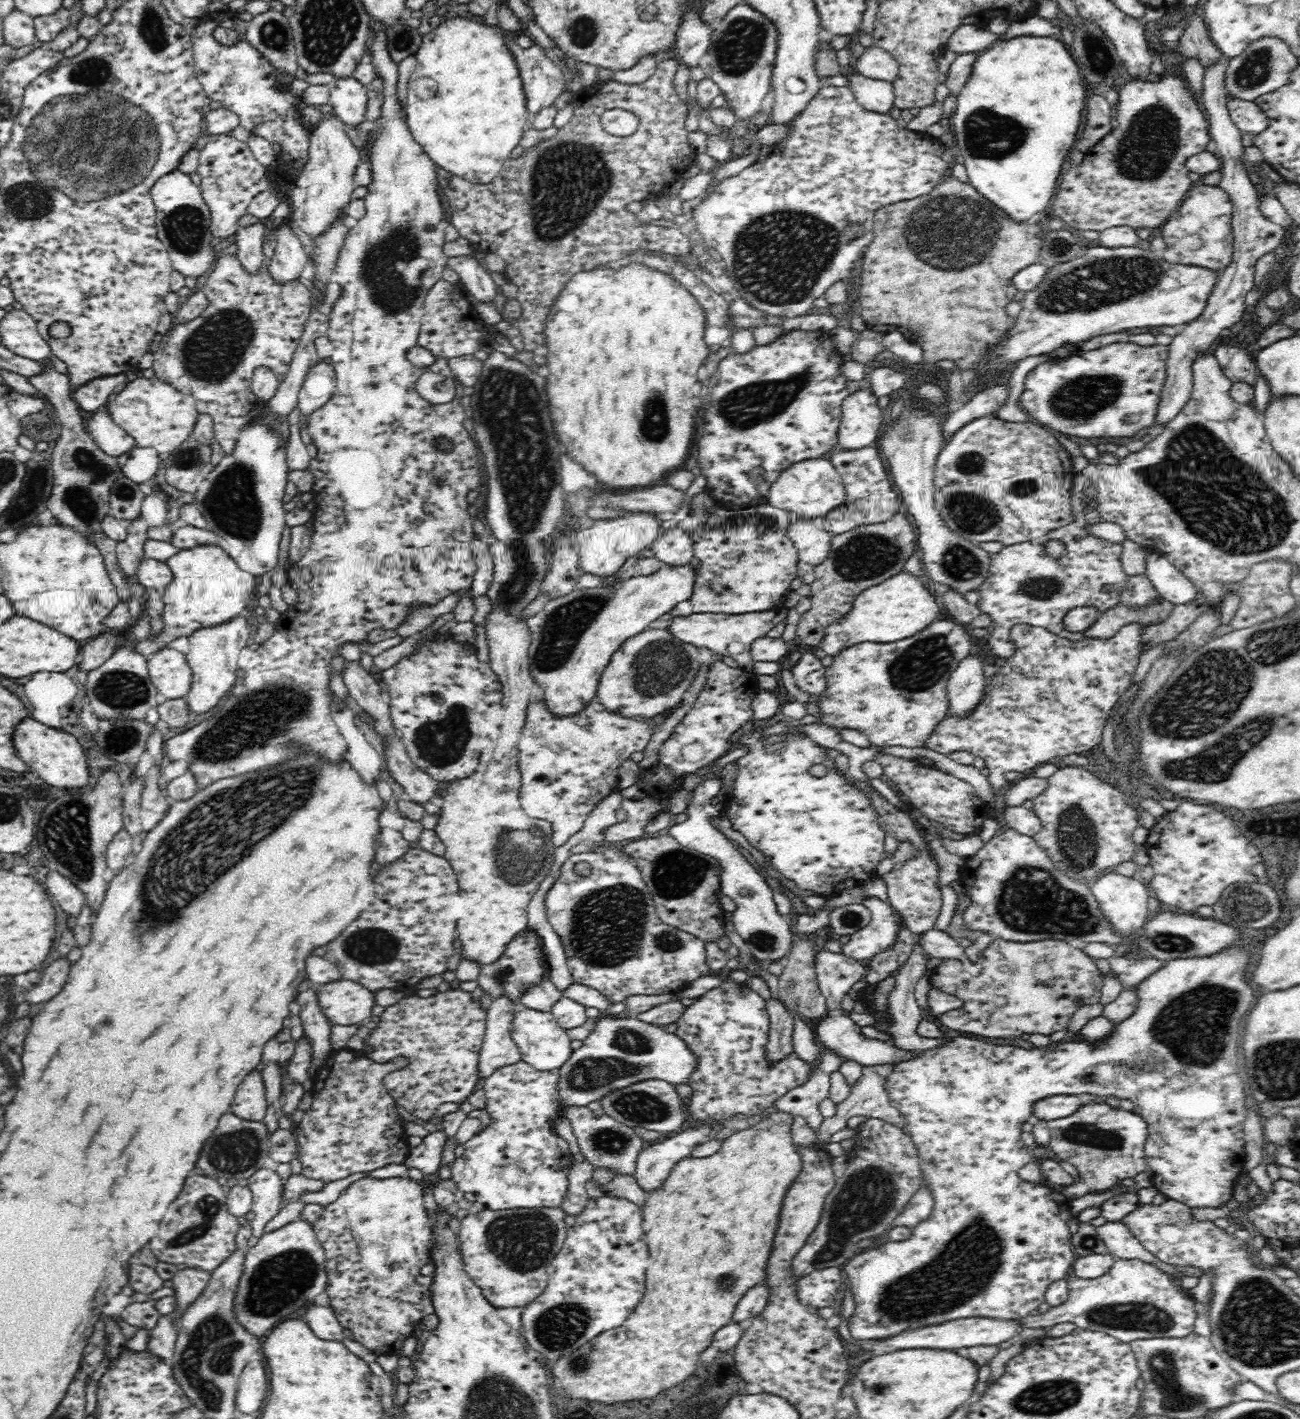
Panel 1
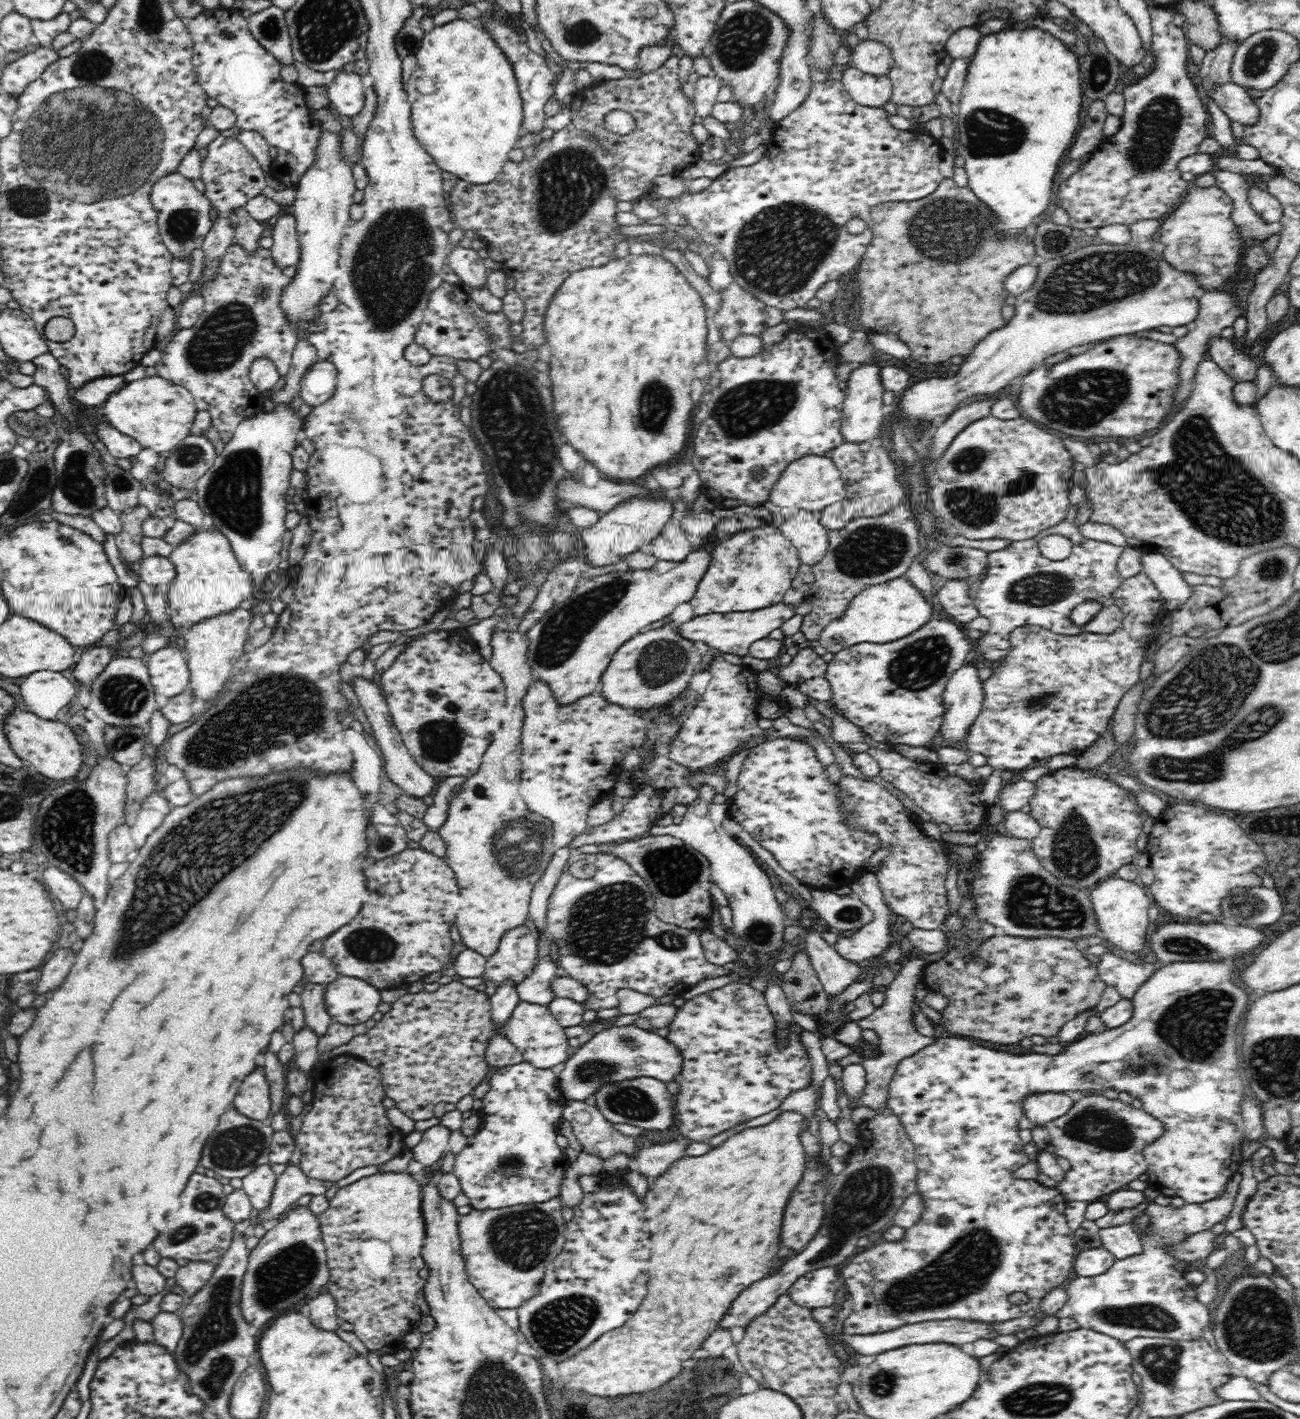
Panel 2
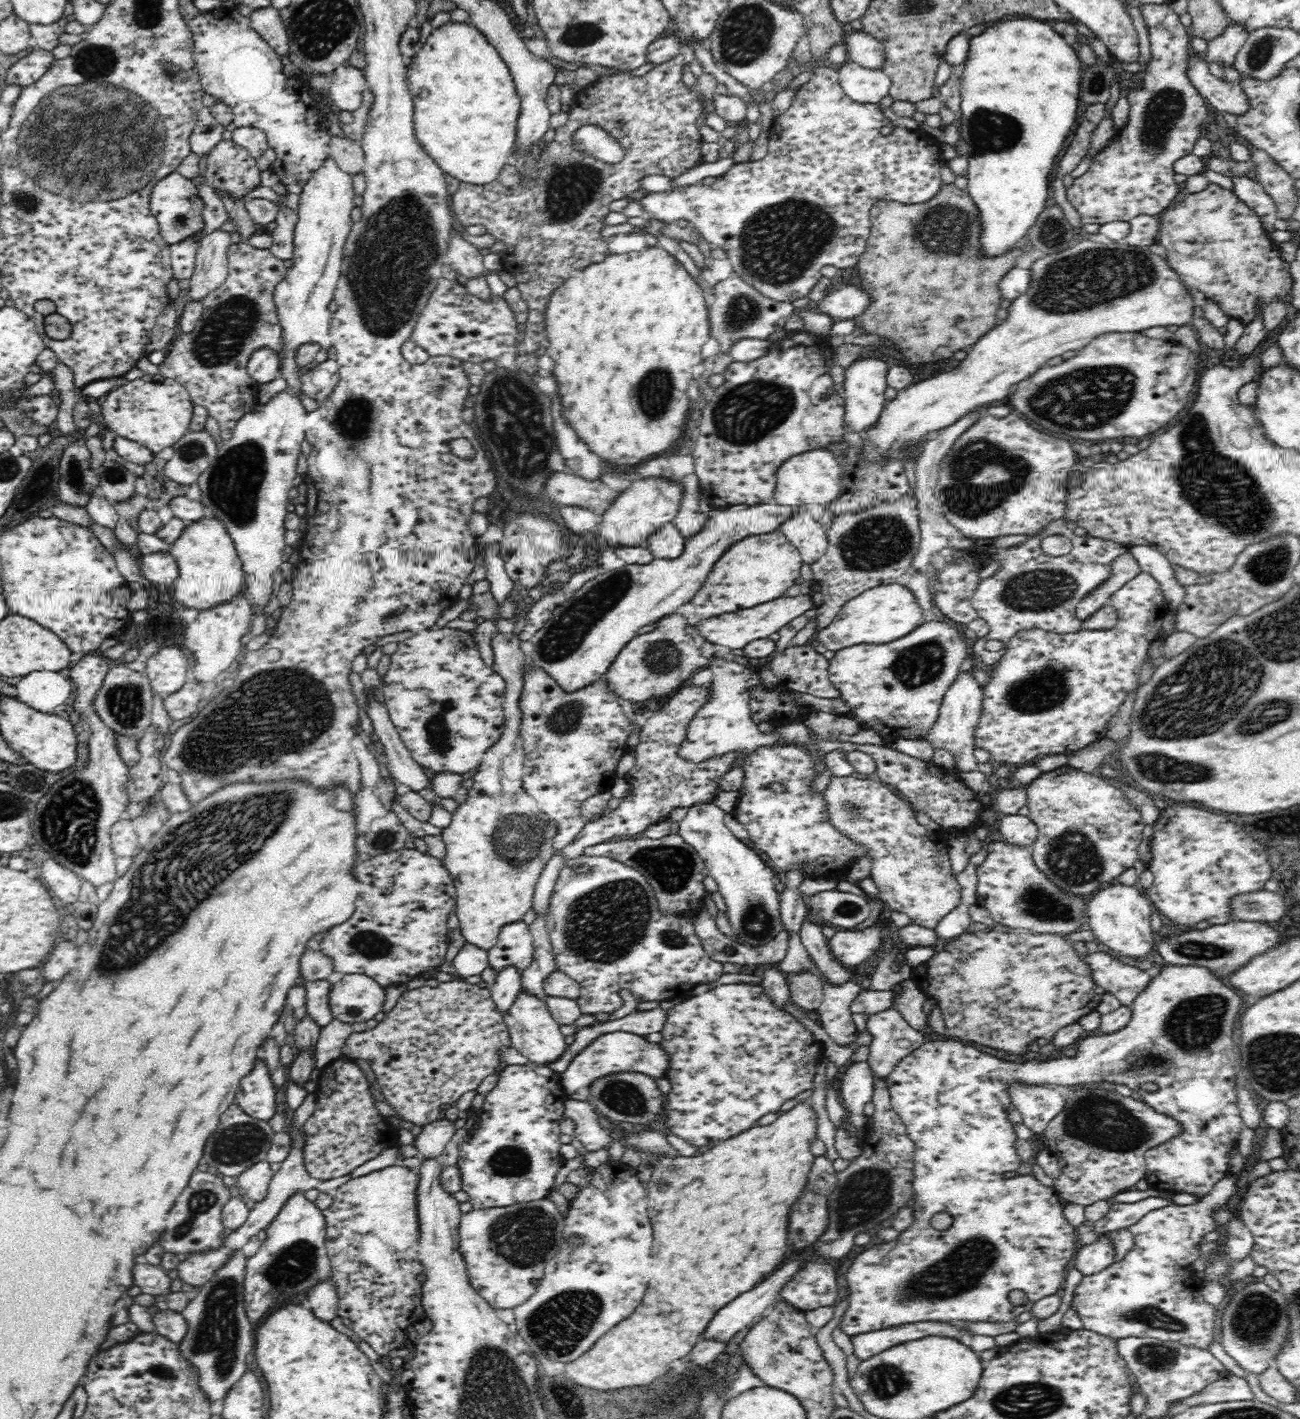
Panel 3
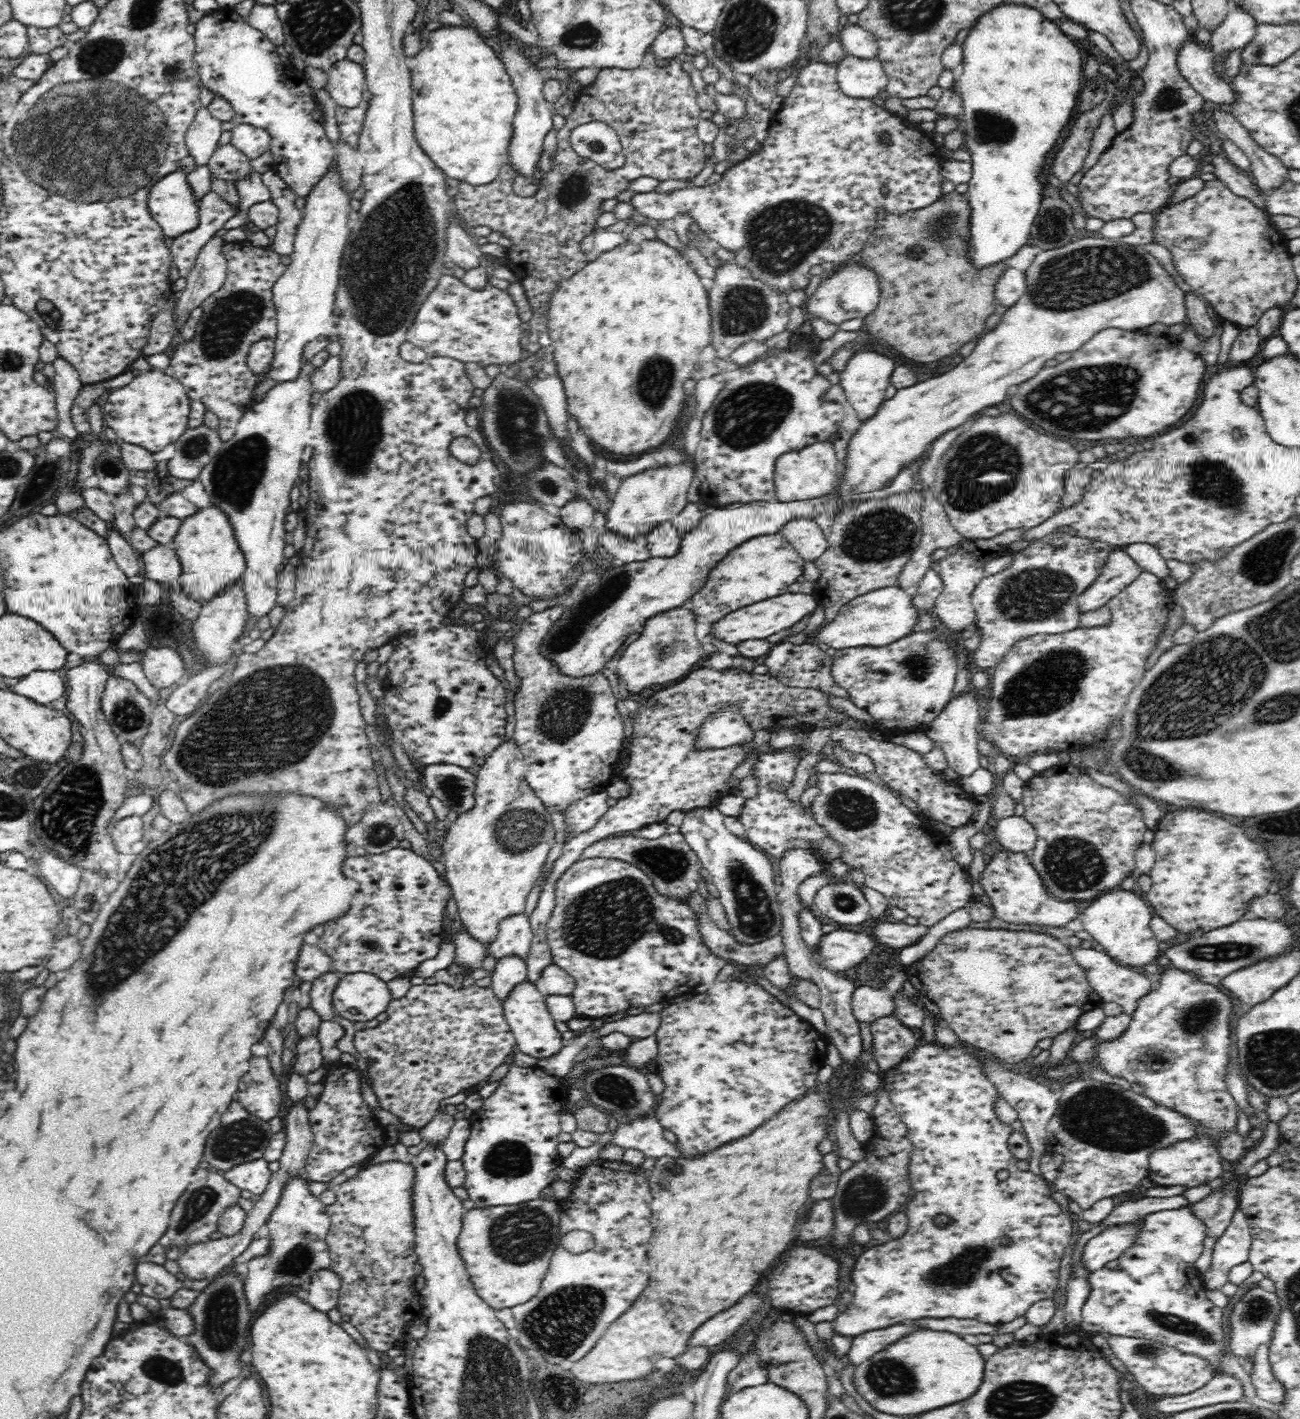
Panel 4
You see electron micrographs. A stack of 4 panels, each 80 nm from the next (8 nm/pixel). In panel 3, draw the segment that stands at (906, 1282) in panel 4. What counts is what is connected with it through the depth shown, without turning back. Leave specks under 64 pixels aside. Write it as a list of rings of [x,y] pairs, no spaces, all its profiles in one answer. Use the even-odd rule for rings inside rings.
[[[1165,965],[1161,968],[1161,971],[1159,972],[1158,976],[1156,978],[1153,978],[1149,985],[1144,989],[1144,992],[1141,992],[1137,997],[1136,1000],[1134,1000],[1132,1006],[1131,1006],[1131,1021],[1122,1029],[1117,1030],[1114,1034],[1109,1035],[1095,1035],[1085,1038],[1084,1040],[1081,1040],[1078,1044],[1078,1054],[1076,1057],[1068,1058],[1066,1056],[1057,1057],[1056,1059],[1049,1059],[1047,1058],[1046,1061],[1038,1062],[1038,1061],[1028,1061],[1024,1062],[1022,1064],[1017,1064],[1014,1062],[1009,1062],[1006,1060],[1001,1060],[1000,1058],[996,1058],[994,1056],[991,1056],[990,1054],[981,1052],[980,1050],[977,1050],[975,1047],[972,1047],[972,1045],[967,1046],[966,1042],[960,1041],[958,1039],[952,1038],[952,1039],[941,1039],[941,1040],[935,1040],[935,1041],[929,1041],[925,1042],[920,1046],[920,1048],[917,1048],[915,1051],[913,1051],[912,1054],[909,1054],[908,1056],[905,1056],[895,1067],[890,1074],[888,1074],[887,1078],[885,1079],[885,1082],[887,1084],[890,1096],[891,1096],[891,1105],[893,1106],[893,1109],[900,1115],[901,1121],[906,1125],[907,1128],[907,1135],[912,1139],[912,1142],[915,1146],[914,1151],[914,1179],[913,1179],[913,1190],[915,1193],[915,1197],[913,1198],[913,1201],[910,1204],[910,1207],[912,1208],[912,1218],[913,1222],[912,1225],[905,1231],[902,1232],[898,1236],[897,1239],[894,1239],[889,1242],[884,1242],[882,1244],[877,1244],[872,1246],[869,1249],[866,1249],[865,1251],[862,1251],[851,1263],[851,1265],[848,1267],[848,1271],[846,1272],[846,1280],[848,1284],[848,1288],[850,1288],[850,1295],[848,1297],[849,1299],[849,1305],[847,1306],[846,1312],[842,1316],[842,1320],[839,1323],[839,1328],[843,1330],[848,1336],[854,1336],[857,1334],[864,1334],[873,1330],[882,1330],[884,1328],[892,1327],[892,1326],[898,1326],[900,1324],[908,1324],[908,1323],[914,1323],[914,1322],[924,1322],[924,1321],[940,1321],[940,1322],[951,1322],[951,1321],[976,1321],[976,1322],[1010,1322],[1013,1321],[1018,1314],[1022,1314],[1022,1312],[1028,1312],[1031,1310],[1032,1306],[1038,1301],[1042,1300],[1042,1298],[1046,1298],[1048,1296],[1054,1296],[1061,1293],[1061,1289],[1063,1286],[1063,1283],[1065,1283],[1065,1279],[1067,1276],[1067,1270],[1068,1267],[1072,1264],[1074,1260],[1075,1253],[1077,1252],[1077,1249],[1079,1247],[1078,1242],[1076,1241],[1076,1236],[1074,1236],[1074,1227],[1068,1223],[1068,1220],[1065,1218],[1063,1213],[1063,1207],[1065,1205],[1064,1201],[1059,1197],[1059,1194],[1055,1189],[1052,1187],[1044,1186],[1044,1184],[1041,1184],[1040,1181],[1036,1180],[1036,1178],[1033,1176],[1033,1174],[1026,1174],[1026,1175],[1017,1175],[1013,1178],[1002,1178],[1002,1174],[1004,1172],[1017,1172],[1019,1170],[1020,1165],[1022,1162],[1020,1161],[1020,1158],[1018,1158],[1018,1154],[1016,1154],[1016,1149],[1014,1149],[1014,1141],[1017,1139],[1017,1134],[1014,1128],[1012,1127],[1012,1124],[1010,1121],[1006,1119],[1006,1108],[1011,1108],[1010,1104],[1010,1097],[1008,1097],[1008,1093],[1006,1093],[1006,1084],[1010,1082],[1010,1080],[1019,1080],[1019,1082],[1025,1082],[1026,1084],[1058,1084],[1058,1086],[1084,1086],[1084,1084],[1088,1084],[1088,1082],[1100,1082],[1100,1080],[1108,1080],[1112,1081],[1115,1084],[1125,1084],[1128,1086],[1128,1088],[1137,1090],[1139,1092],[1139,1098],[1143,1100],[1148,1106],[1151,1106],[1156,1112],[1161,1112],[1162,1114],[1167,1114],[1168,1116],[1171,1116],[1172,1118],[1175,1118],[1179,1124],[1182,1125],[1183,1131],[1176,1135],[1174,1138],[1171,1138],[1168,1142],[1165,1142],[1164,1144],[1160,1144],[1160,1146],[1155,1146],[1154,1148],[1151,1148],[1150,1150],[1147,1150],[1145,1152],[1146,1156],[1146,1163],[1147,1163],[1147,1181],[1149,1182],[1149,1185],[1151,1188],[1155,1188],[1160,1191],[1174,1191],[1174,1193],[1190,1193],[1192,1195],[1198,1195],[1198,1197],[1206,1197],[1214,1188],[1214,1186],[1217,1184],[1218,1181],[1223,1180],[1225,1178],[1225,1175],[1229,1173],[1230,1166],[1229,1166],[1229,1156],[1228,1156],[1228,1150],[1232,1148],[1232,1142],[1238,1141],[1238,1134],[1240,1134],[1240,1130],[1242,1130],[1242,1126],[1245,1124],[1243,1123],[1243,1118],[1241,1117],[1240,1109],[1237,1105],[1236,1100],[1236,1093],[1234,1093],[1234,1088],[1236,1088],[1236,1072],[1234,1072],[1234,1066],[1236,1066],[1236,1058],[1238,1058],[1238,1054],[1234,1052],[1234,1022],[1236,1022],[1236,1016],[1238,1016],[1238,1010],[1241,1010],[1240,1008],[1240,1002],[1242,1002],[1242,999],[1240,999],[1240,994],[1234,990],[1234,988],[1230,988],[1228,984],[1223,984],[1222,981],[1212,973],[1210,973],[1210,969],[1206,967],[1200,967],[1200,966],[1174,966],[1174,965]],[[1154,1040],[1156,1040],[1156,1044],[1164,1044],[1164,1042],[1168,1042],[1168,1040],[1174,1040],[1176,1042],[1176,1046],[1178,1046],[1178,1056],[1180,1056],[1180,1060],[1178,1060],[1178,1064],[1172,1064],[1164,1074],[1154,1074],[1154,1072],[1146,1072],[1146,1070],[1142,1070],[1140,1066],[1132,1066],[1132,1062],[1136,1060],[1136,1056],[1132,1054],[1132,1052],[1136,1052],[1136,1048],[1138,1050],[1142,1050],[1142,1048],[1150,1048],[1150,1046],[1154,1046]],[[938,1212],[948,1212],[952,1218],[954,1218],[954,1223],[948,1230],[944,1231],[935,1231],[934,1228],[930,1225],[930,1220],[932,1220],[932,1216],[934,1214],[938,1214]],[[1014,1290],[1019,1290],[1024,1293],[1026,1293],[1026,1298],[1028,1301],[1021,1306],[1014,1306],[1012,1302],[1010,1302],[1009,1294],[1010,1292]]]

